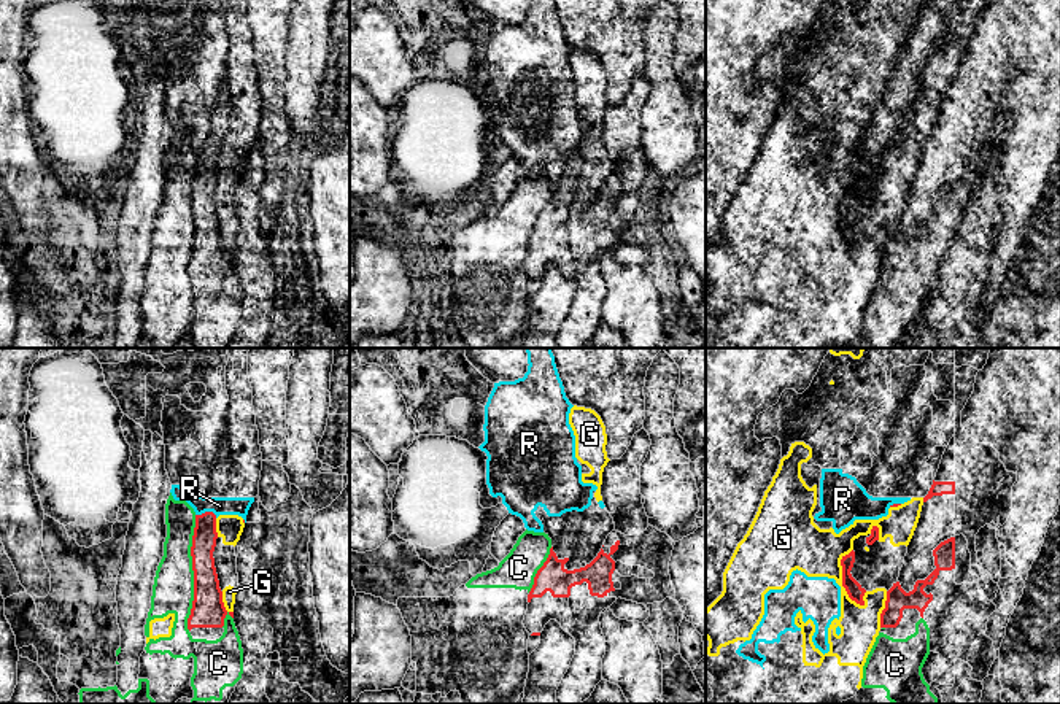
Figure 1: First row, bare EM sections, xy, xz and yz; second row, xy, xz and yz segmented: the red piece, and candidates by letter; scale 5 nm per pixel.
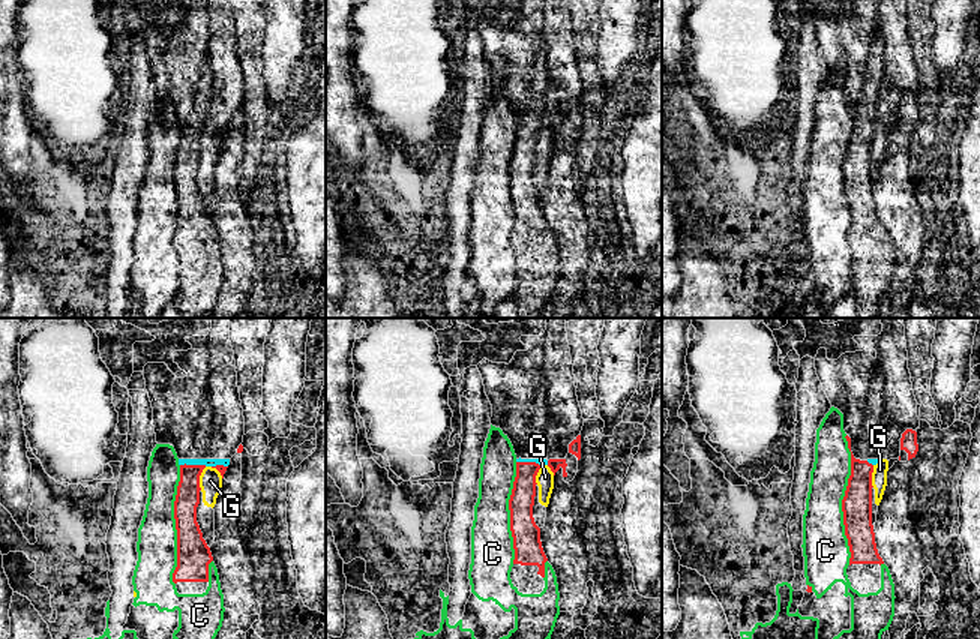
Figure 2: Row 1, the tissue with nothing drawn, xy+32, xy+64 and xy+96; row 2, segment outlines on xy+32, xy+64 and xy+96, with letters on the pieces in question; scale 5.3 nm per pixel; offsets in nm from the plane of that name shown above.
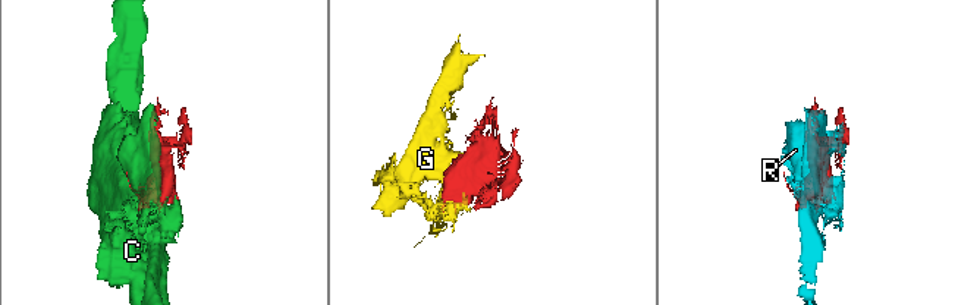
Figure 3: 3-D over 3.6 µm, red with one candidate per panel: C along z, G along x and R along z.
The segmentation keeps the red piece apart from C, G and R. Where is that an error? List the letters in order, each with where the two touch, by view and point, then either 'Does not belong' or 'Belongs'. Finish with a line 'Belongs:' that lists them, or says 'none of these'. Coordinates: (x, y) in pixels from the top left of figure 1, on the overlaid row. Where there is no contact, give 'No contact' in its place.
C: Touches red at xy (194, 572). Does not belong
G: Touches red at yz (843, 580). Does not belong
R: Touches red at xy (207, 512). Does not belong
Belongs: none of these

